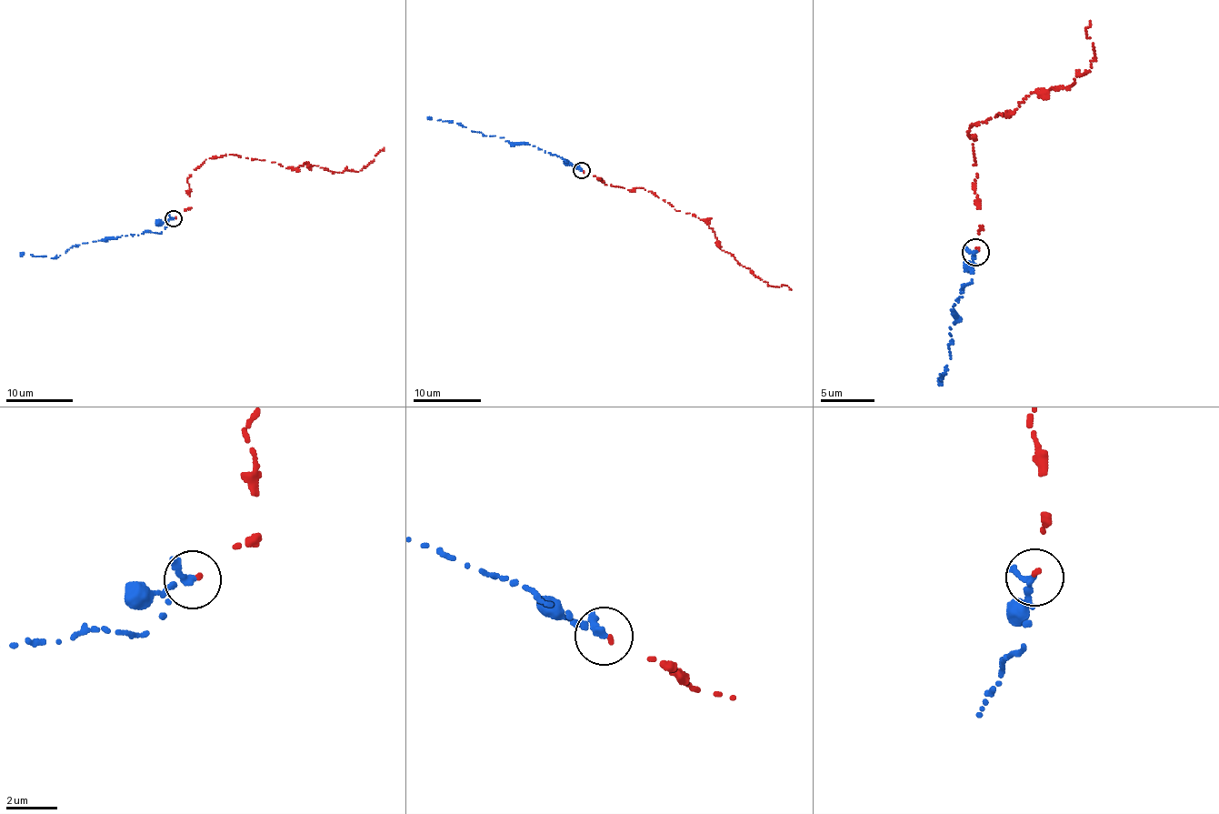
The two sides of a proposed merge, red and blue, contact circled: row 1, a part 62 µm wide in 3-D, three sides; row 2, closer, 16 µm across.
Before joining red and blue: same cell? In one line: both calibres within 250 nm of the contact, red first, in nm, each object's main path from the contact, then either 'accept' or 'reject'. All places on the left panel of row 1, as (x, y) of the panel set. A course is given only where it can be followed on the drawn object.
140 nm thick on the red side, 200 nm on the other; red runs (174, 218), (189, 207), (187, 177), (205, 159), (233, 154), (295, 169), (305, 162), (358, 172), (384, 147); blue runs (174, 218), (163, 224), (164, 228), (159, 233), (122, 236), (75, 245), (54, 258), (20, 253); accept

